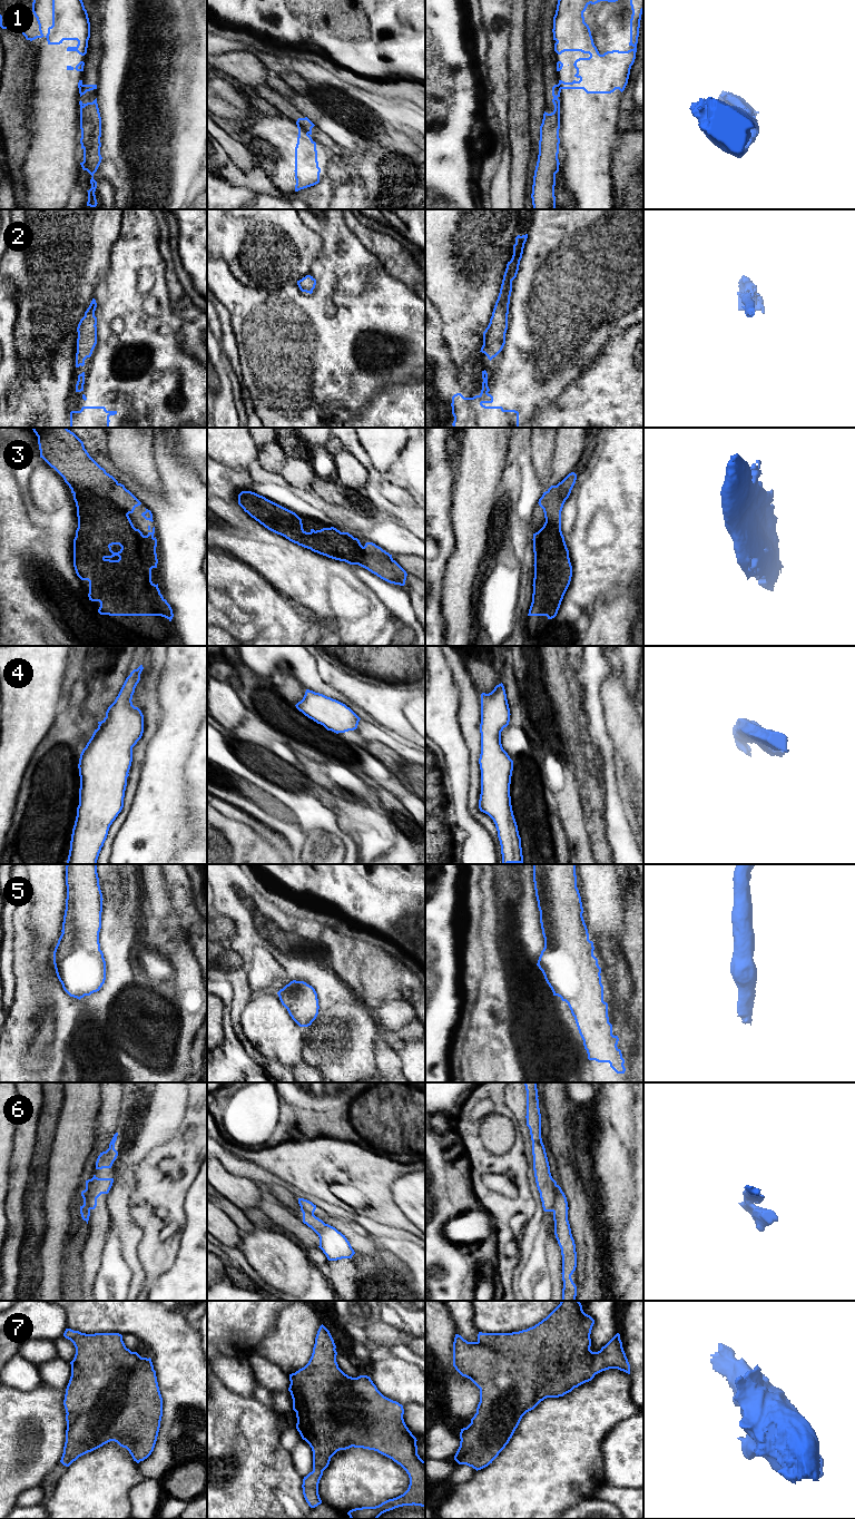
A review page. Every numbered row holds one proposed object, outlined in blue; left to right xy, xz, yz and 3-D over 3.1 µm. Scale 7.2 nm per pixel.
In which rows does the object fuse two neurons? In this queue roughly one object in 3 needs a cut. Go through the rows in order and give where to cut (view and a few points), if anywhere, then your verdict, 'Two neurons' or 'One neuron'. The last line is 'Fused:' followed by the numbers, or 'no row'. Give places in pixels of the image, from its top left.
1: Split along xz (297, 124), (308, 133). Two neurons
2: No split. One neuron
3: No split. One neuron
4: No split. One neuron
5: No split. One neuron
6: Split along yz (557, 1185), (553, 1208), (551, 1211). Two neurons
7: No split. One neuron
Fused: 1, 6

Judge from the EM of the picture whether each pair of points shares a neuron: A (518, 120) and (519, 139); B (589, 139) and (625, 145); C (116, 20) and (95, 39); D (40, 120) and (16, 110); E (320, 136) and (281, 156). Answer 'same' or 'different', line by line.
A: same
B: different
C: different
D: different
E: different

